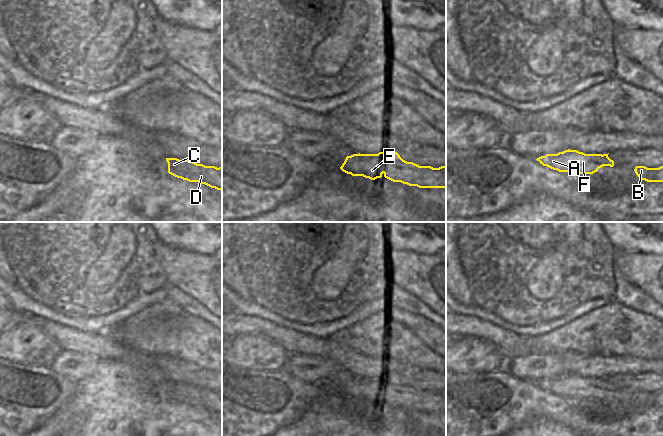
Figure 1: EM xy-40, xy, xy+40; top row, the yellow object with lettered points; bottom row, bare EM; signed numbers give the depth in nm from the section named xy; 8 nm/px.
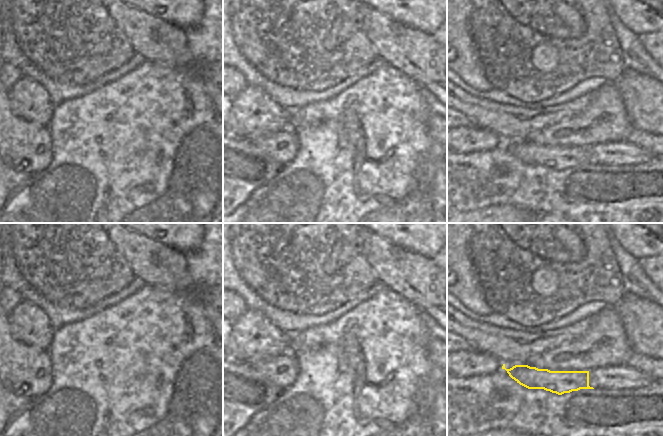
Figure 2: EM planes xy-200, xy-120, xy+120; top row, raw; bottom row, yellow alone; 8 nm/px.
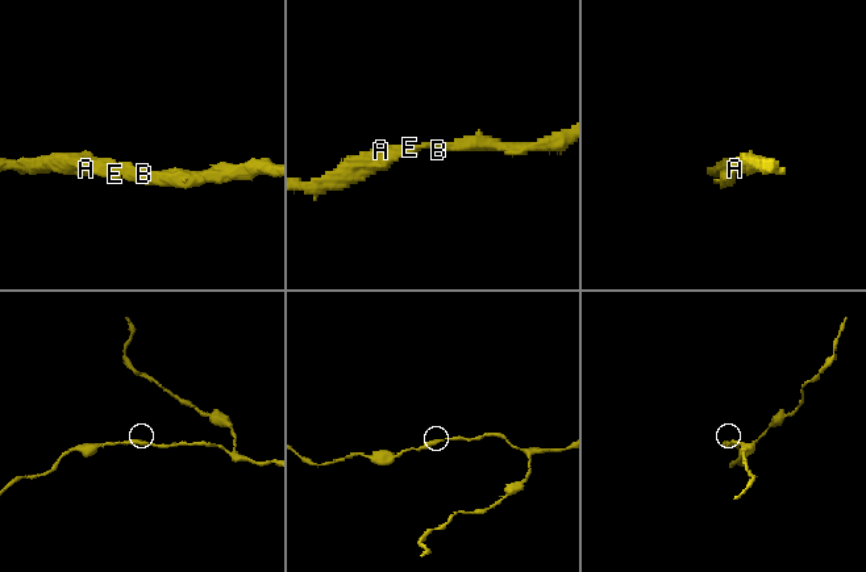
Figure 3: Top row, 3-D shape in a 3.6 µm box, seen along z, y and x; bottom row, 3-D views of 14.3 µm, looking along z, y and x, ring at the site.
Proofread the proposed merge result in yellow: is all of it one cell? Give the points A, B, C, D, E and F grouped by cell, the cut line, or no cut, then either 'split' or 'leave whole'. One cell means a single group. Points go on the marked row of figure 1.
A B C D E F | no cut | leave whole

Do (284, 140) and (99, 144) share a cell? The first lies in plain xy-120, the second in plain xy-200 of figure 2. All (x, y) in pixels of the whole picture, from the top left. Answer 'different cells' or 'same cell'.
different cells

